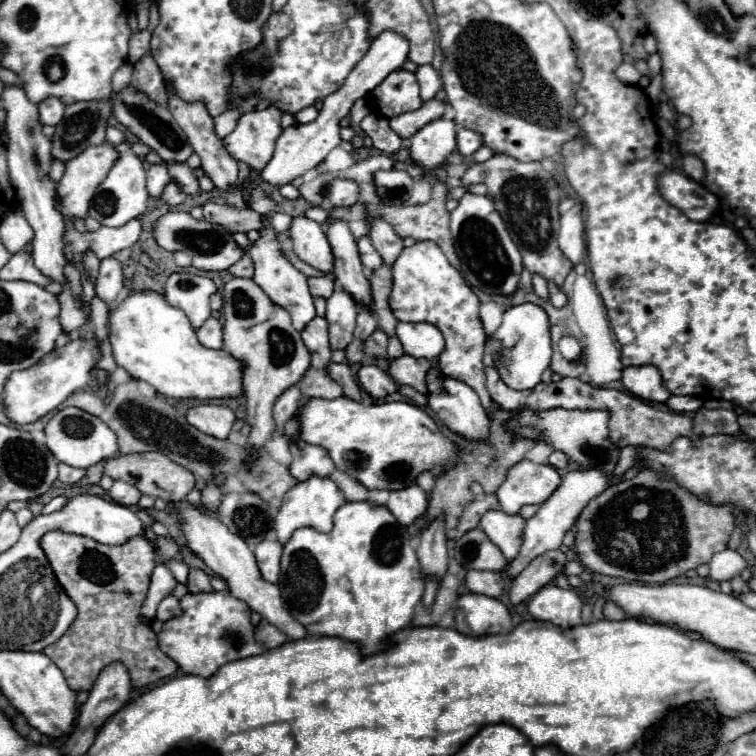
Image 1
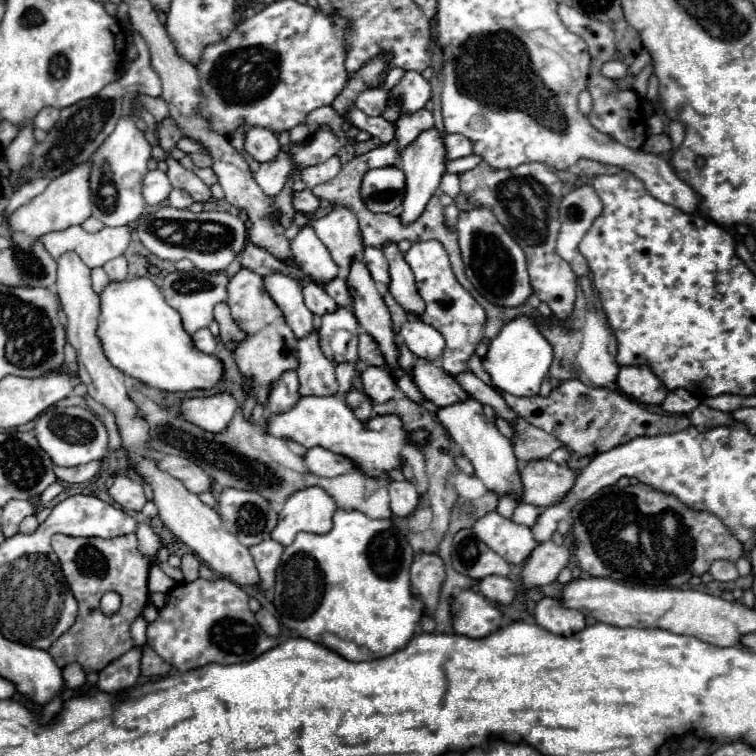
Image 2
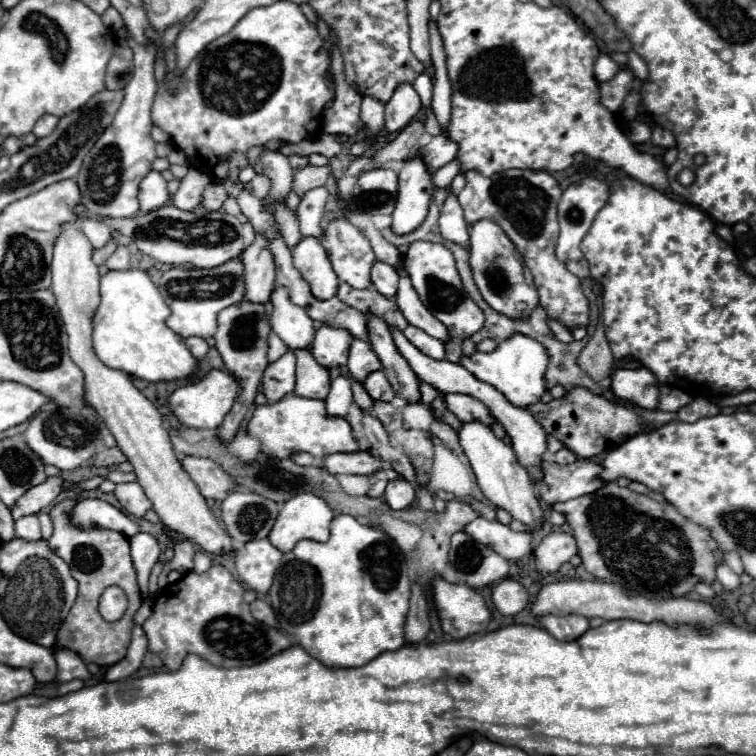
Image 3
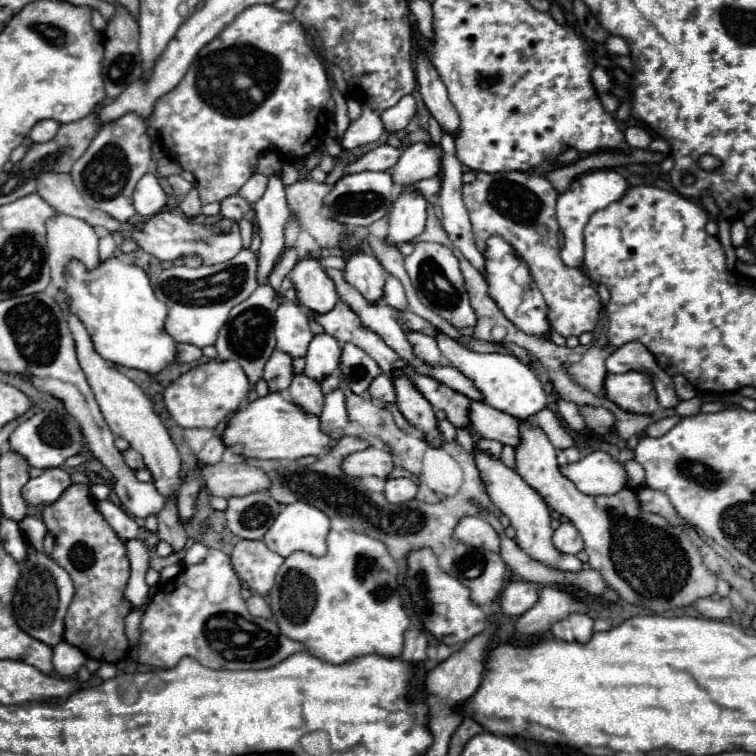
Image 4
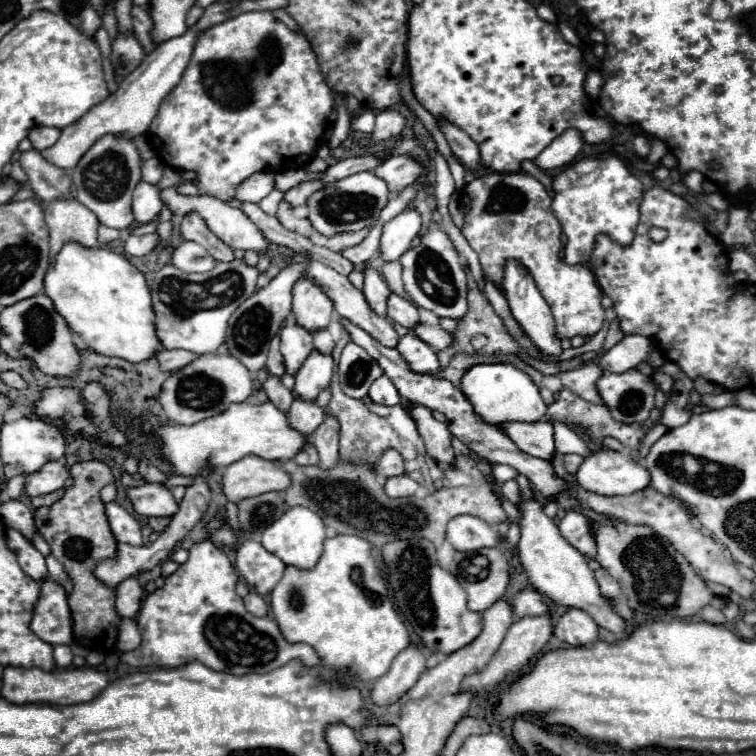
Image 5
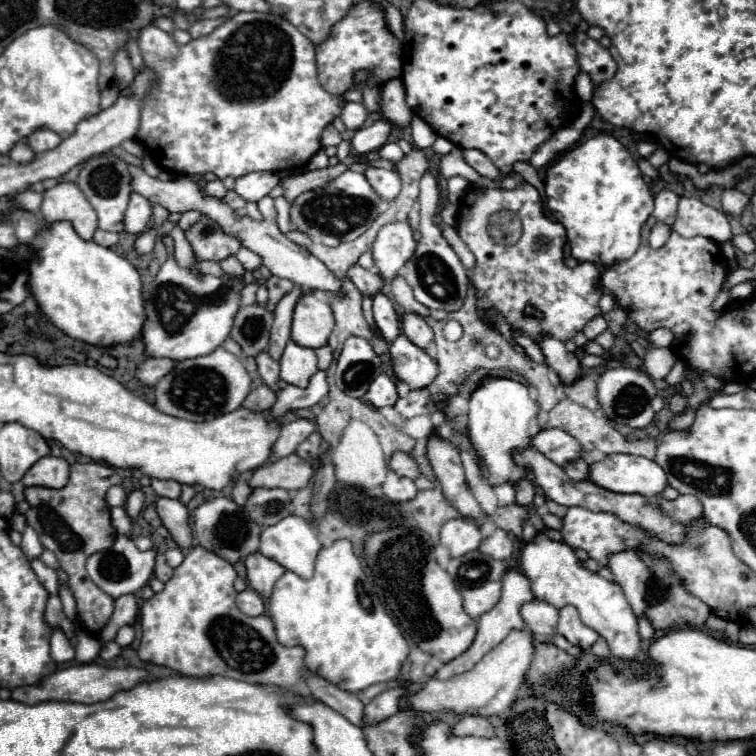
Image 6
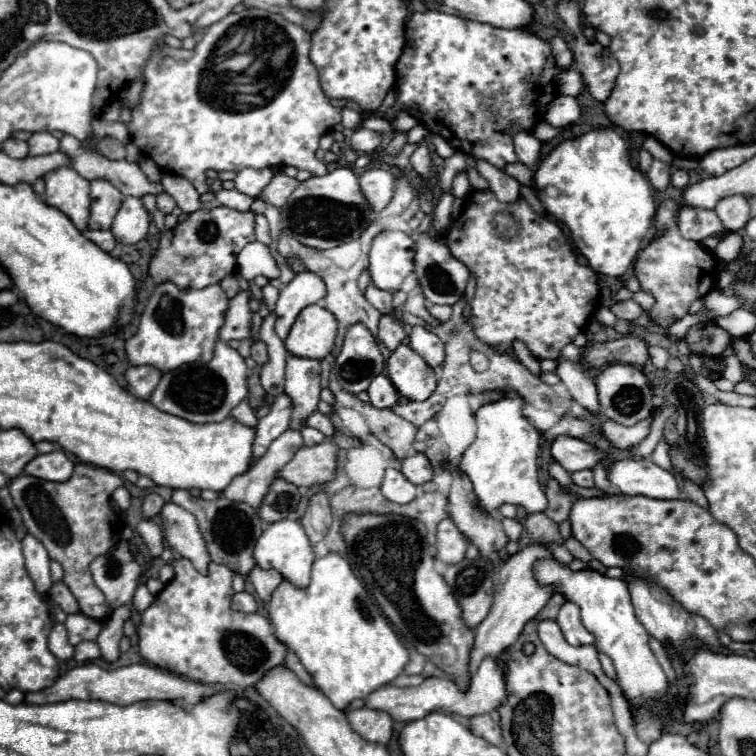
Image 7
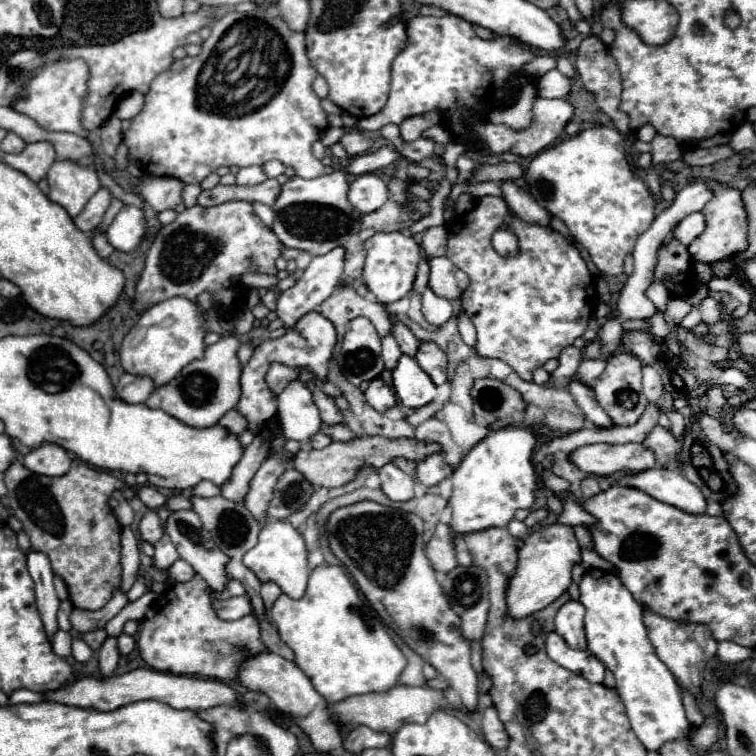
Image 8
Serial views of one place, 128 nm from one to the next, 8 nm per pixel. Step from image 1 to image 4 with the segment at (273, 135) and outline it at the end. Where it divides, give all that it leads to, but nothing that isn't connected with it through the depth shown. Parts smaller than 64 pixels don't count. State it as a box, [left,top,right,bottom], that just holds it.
[254,174,290,282]

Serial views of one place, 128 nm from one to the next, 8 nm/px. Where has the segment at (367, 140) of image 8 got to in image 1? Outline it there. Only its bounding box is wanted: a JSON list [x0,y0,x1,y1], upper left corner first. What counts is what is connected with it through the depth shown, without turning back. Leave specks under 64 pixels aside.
[416,64,442,100]

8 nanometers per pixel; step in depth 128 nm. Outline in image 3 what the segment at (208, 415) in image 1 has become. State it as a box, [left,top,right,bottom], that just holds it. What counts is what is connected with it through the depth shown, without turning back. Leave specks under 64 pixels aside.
[170,370,238,430]

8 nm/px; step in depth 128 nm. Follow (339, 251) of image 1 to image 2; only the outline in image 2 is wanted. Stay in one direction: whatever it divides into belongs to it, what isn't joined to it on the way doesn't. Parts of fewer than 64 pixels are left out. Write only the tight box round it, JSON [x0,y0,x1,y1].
[346,260,398,368]

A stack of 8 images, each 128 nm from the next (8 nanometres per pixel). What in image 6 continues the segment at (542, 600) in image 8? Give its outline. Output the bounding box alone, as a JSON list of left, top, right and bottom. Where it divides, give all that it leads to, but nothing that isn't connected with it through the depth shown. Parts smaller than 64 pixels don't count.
[432,570,534,680]

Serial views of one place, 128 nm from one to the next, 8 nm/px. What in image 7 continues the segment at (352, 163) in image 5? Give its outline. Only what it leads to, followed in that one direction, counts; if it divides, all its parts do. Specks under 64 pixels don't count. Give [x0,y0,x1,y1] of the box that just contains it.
[260,172,300,208]

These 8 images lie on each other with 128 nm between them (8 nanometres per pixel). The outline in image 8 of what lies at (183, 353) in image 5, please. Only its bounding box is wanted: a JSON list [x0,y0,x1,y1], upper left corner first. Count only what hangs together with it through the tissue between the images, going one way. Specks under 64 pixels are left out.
[116,374,154,404]

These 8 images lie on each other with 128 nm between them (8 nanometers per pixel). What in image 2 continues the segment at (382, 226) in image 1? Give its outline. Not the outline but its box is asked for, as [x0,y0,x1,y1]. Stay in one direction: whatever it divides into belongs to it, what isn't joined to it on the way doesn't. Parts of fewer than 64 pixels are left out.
[382,242,424,314]

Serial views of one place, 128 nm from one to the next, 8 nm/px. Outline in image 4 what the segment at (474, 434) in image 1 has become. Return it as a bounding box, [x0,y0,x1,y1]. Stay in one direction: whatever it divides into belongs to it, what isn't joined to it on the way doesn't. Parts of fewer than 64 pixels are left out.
[474,446,582,572]

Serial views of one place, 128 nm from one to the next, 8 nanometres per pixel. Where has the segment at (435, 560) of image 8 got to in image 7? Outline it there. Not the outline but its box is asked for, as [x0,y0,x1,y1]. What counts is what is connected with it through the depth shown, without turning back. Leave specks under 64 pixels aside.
[438,518,470,564]

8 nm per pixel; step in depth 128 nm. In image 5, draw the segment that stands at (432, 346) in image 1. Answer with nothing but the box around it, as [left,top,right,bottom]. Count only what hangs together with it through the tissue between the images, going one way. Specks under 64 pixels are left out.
[396,334,440,374]

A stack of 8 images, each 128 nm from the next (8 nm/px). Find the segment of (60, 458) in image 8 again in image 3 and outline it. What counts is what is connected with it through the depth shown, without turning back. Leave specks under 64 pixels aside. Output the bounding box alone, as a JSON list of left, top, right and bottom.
[10,476,62,520]

